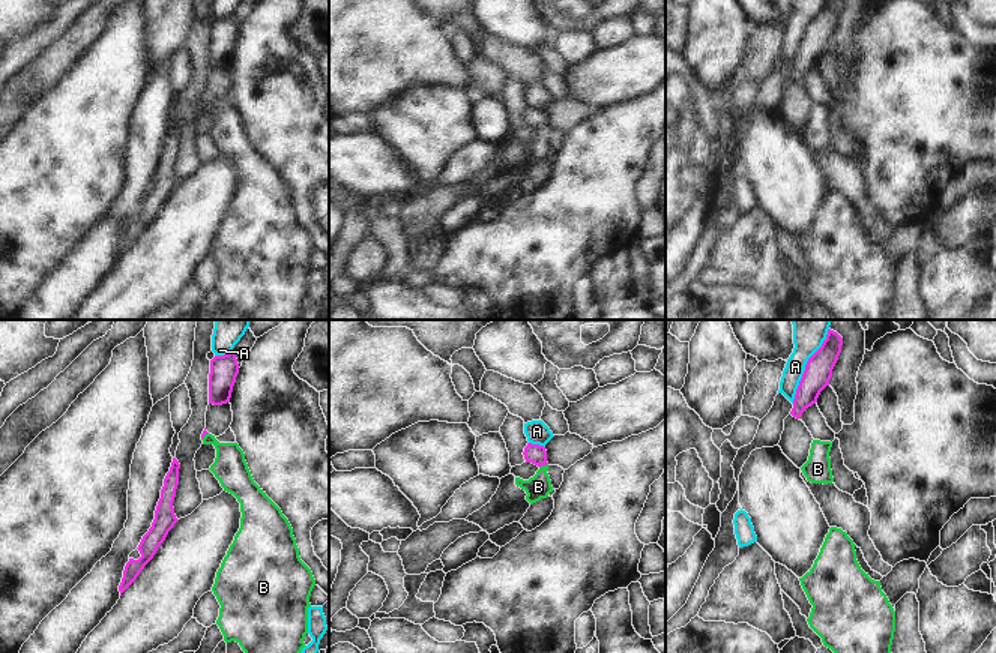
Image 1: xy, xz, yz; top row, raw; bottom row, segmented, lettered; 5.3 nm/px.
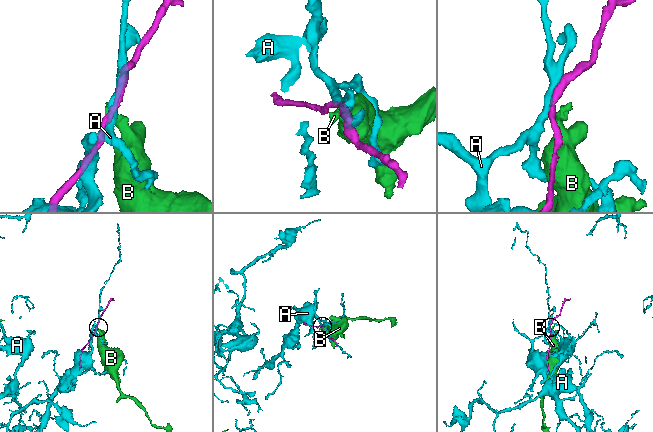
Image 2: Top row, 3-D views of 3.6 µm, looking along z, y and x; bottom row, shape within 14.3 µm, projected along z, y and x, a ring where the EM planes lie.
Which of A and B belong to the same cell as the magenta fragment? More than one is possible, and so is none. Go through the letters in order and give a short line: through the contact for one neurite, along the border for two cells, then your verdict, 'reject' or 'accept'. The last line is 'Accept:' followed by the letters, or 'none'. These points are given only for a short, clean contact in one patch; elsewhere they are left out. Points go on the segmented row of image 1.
A: reject
B: line xz (547, 463), (540, 467); reject
Accept: none

